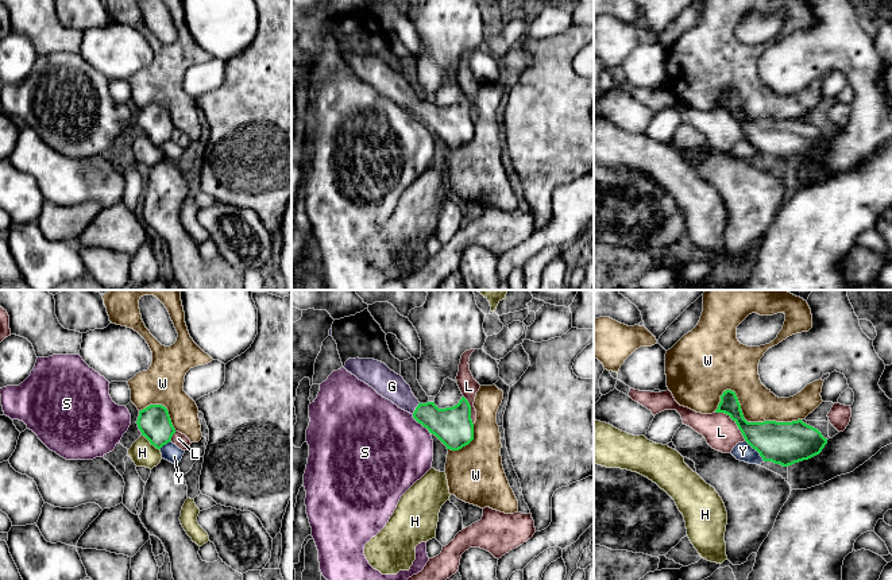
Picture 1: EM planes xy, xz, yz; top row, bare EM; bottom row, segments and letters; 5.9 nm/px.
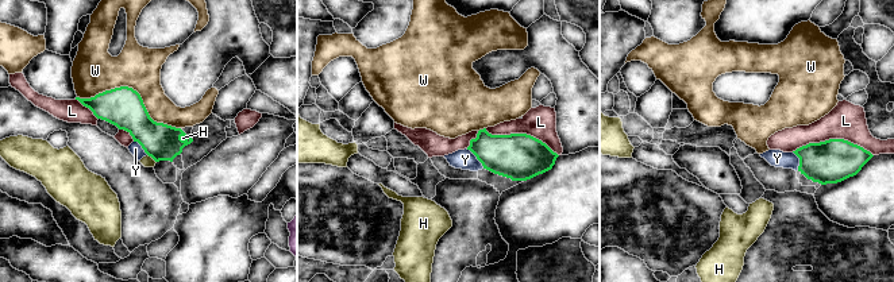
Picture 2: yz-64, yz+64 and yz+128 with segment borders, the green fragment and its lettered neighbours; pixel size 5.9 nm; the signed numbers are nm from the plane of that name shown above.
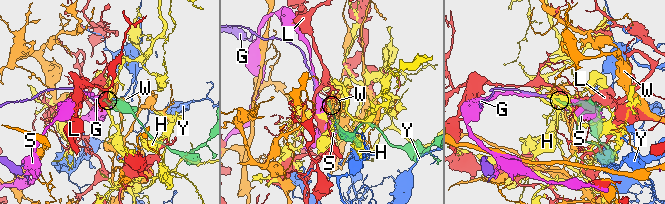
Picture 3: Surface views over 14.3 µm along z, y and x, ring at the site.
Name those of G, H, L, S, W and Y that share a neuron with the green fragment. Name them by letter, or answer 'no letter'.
G

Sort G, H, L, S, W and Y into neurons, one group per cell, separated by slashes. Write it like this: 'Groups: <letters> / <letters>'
Groups: G / H / L / S / W / Y

